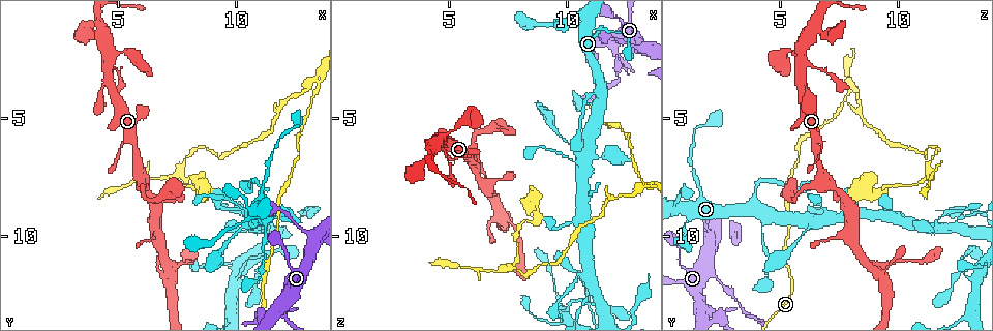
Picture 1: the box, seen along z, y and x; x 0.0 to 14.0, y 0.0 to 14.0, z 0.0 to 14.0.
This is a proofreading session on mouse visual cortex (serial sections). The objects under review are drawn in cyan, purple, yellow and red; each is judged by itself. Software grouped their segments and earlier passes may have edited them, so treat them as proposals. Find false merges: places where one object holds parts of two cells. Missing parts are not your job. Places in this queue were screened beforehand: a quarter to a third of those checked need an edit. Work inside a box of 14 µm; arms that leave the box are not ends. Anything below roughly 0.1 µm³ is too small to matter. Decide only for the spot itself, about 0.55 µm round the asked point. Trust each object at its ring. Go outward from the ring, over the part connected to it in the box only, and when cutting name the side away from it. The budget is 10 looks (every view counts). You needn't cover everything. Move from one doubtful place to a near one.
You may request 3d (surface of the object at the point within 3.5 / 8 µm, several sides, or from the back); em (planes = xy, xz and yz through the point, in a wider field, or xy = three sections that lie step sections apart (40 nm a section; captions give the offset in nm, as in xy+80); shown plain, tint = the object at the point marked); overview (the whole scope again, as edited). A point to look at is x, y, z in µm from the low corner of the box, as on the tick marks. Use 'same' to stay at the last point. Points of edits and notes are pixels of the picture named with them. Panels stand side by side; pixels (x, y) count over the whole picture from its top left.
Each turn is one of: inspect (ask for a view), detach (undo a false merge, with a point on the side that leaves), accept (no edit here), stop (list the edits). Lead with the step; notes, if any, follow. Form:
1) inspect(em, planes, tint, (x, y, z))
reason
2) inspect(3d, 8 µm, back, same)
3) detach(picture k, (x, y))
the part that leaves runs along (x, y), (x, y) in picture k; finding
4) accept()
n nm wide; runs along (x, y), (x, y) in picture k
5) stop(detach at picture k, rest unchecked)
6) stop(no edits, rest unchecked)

inspect(3d, 3.5 µm, (13.3, 3.5, 7.9))
three-way junction

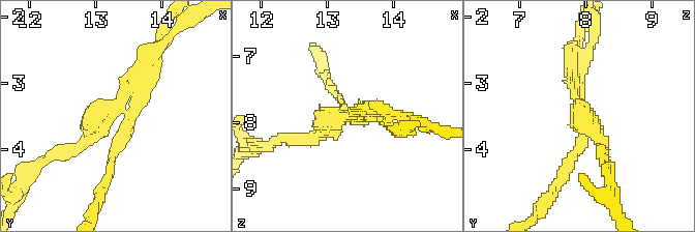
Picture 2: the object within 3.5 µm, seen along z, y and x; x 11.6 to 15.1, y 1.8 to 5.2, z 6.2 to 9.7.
inspect(em, xy, step 3, tint, (13.35, 3.50, 7.95))

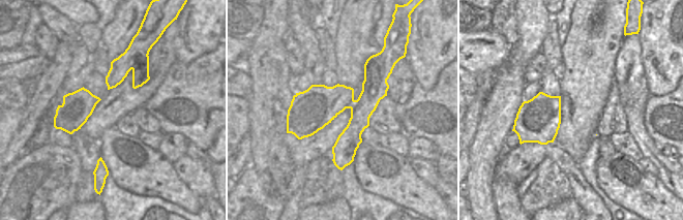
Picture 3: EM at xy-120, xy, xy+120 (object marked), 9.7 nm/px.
detach(picture 2, (89, 115))
3 arms; arms of 150, 200, 200 nm; the part that leaves runs along (120, 114), (43, 162) in picture 2; two cells meet here

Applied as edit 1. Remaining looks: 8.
inspect(3d, 3.5 µm, (5.6, 2.2, 5.3))
thick turns thin

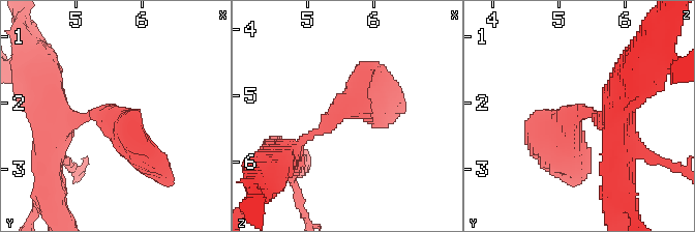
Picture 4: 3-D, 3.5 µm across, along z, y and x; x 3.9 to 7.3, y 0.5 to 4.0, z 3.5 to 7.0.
inspect(em, xy, step 5, tint, (5.50, 2.20, 5.25))
need the tissue

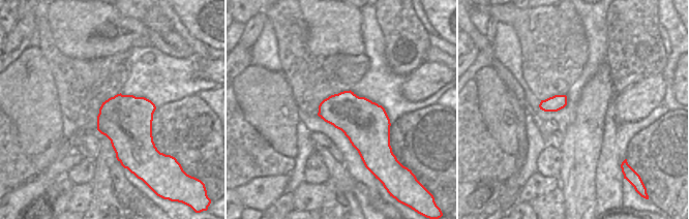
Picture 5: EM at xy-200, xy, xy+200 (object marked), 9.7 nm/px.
accept()
runs along (55, 121), (102, 111), (153, 169) in picture 4; one cell here

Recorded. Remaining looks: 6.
inspect(3d, 3.5 µm, (12.1, 11.8, 2.3))

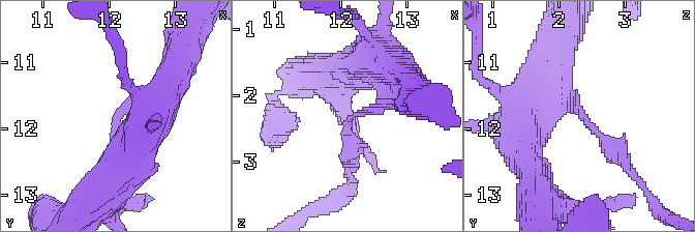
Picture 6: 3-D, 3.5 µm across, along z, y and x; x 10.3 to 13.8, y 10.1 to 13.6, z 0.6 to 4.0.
inspect(em, xy, step 5, tint, (12.15, 11.70, 2.25))
arms of 250, 250 nm; now the EM

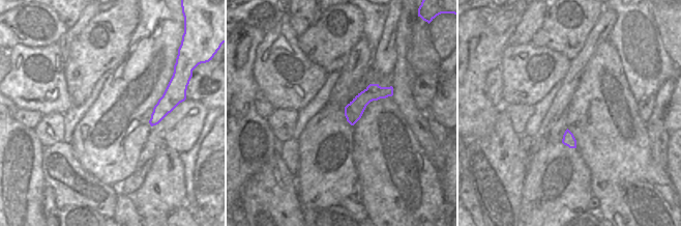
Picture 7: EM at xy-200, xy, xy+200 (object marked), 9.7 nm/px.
inspect(em, xy, step 1, tint, same)

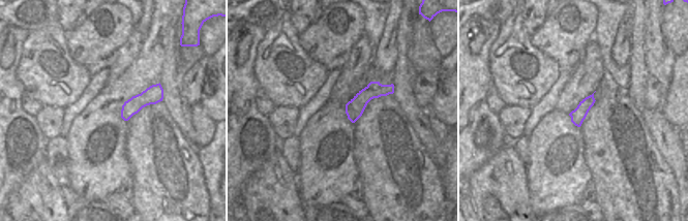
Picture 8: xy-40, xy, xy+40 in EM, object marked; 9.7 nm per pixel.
detach(picture 6, (592, 126))
the part that leaves runs along (571, 105), (576, 102), (629, 169) in picture 6; a second cell is stuck on

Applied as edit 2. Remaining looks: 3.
inspect(3d, 3.5 µm, (11.2, 9.8, 4.2))
a narrow waist

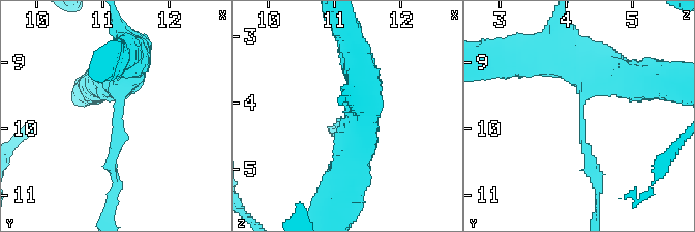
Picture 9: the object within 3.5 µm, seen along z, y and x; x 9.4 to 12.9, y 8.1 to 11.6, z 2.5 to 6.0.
inspect(em, xy, step 3, tint, (11.25, 9.75, 4.30))
arms of 150, 450 nm

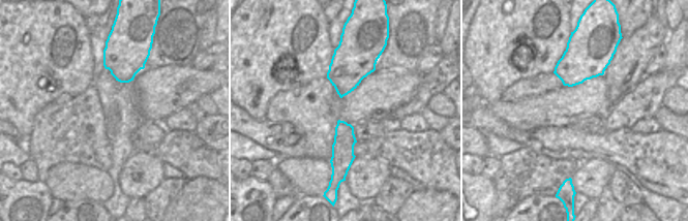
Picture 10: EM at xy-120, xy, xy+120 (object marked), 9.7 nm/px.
accept()
all the same cell

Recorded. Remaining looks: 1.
stop(detach at picture 2, detach at picture 6, rest unchecked)

